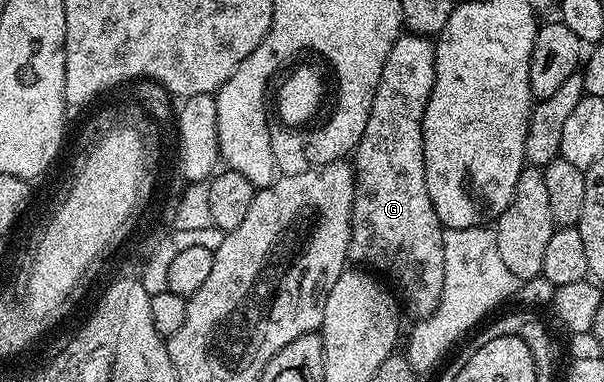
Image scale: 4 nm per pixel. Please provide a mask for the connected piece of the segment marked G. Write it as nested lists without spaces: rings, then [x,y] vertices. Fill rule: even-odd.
[[[408,31],[402,32],[391,47],[391,55],[387,55],[387,63],[383,63],[383,75],[375,87],[375,99],[371,103],[367,131],[363,131],[363,139],[359,139],[355,150],[357,186],[353,200],[349,261],[380,275],[396,290],[399,297],[401,292],[400,300],[403,305],[405,300],[406,307],[417,319],[430,317],[440,305],[443,295],[445,229],[431,203],[431,195],[427,195],[423,151],[423,115],[427,111],[427,103],[431,99],[435,83],[436,58],[437,51],[430,38]]]

